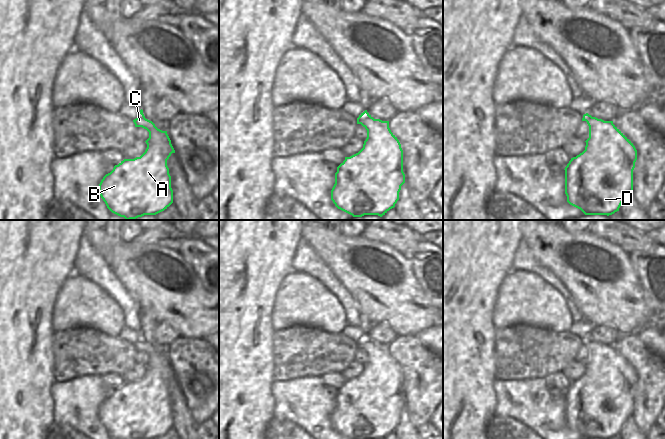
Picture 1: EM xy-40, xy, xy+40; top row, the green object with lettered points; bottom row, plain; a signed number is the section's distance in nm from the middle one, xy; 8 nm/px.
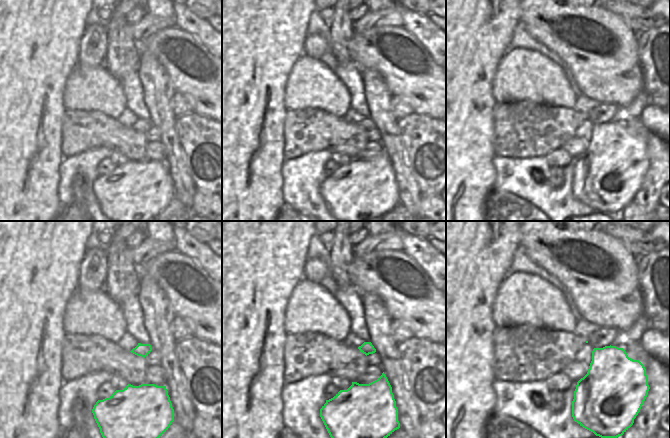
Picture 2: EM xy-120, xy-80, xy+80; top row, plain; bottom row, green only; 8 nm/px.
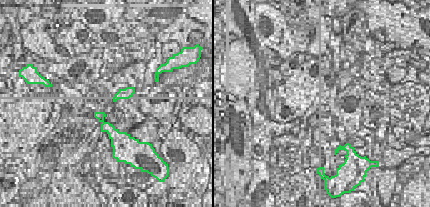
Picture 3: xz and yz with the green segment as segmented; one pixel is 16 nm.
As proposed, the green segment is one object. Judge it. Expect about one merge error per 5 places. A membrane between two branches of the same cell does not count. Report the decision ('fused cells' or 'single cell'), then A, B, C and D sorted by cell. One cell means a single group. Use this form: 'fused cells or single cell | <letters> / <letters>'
single cell | A B C D

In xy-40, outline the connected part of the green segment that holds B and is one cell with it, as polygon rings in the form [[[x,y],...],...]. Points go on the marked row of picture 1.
[[[142,109],[133,122],[135,127],[142,127],[149,132],[149,138],[145,141],[147,144],[145,152],[140,157],[124,159],[115,165],[99,184],[99,194],[107,208],[126,220],[144,215],[156,215],[173,203],[173,190],[167,160],[172,153],[175,153],[175,150],[167,131],[158,129],[152,121],[146,119]]]

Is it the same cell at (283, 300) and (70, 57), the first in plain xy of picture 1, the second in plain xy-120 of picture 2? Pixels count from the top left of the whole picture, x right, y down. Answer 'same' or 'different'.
different

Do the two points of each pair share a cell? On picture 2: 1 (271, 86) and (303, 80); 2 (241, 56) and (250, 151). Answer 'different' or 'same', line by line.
1: different
2: same

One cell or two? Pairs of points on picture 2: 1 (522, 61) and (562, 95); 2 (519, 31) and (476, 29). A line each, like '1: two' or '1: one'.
1: one
2: two

